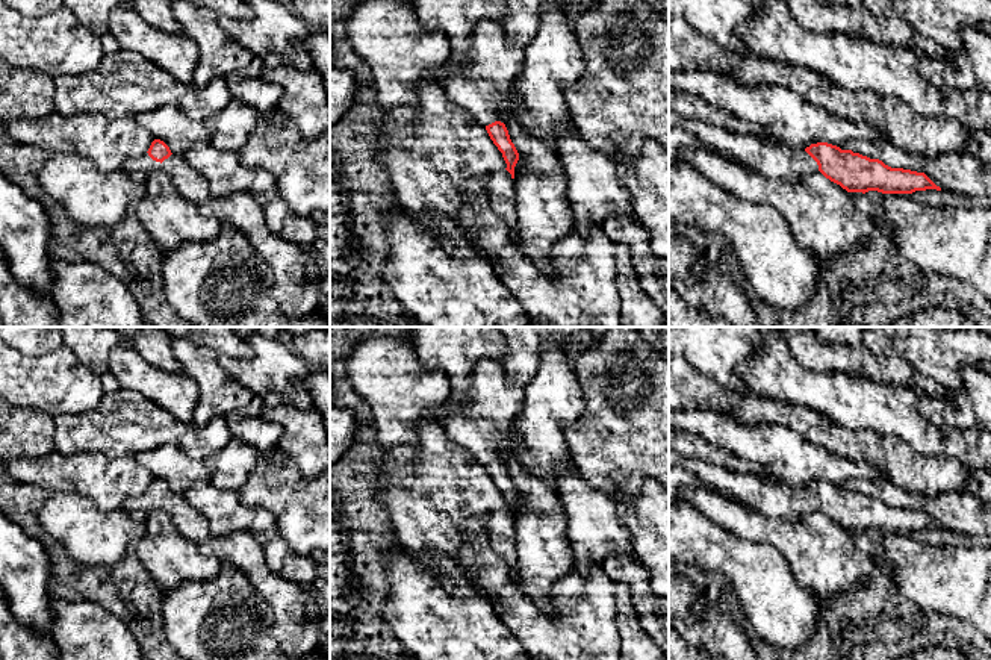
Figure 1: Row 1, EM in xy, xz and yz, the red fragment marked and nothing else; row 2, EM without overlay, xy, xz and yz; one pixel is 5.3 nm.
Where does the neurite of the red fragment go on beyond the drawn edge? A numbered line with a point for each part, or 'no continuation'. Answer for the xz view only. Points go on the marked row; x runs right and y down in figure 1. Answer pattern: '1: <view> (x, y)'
1: xz (483, 90)

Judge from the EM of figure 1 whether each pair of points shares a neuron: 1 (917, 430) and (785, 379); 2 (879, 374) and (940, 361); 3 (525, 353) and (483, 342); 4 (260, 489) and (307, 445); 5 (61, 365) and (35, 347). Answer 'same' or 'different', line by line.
1: same
2: different
3: different
4: different
5: different

